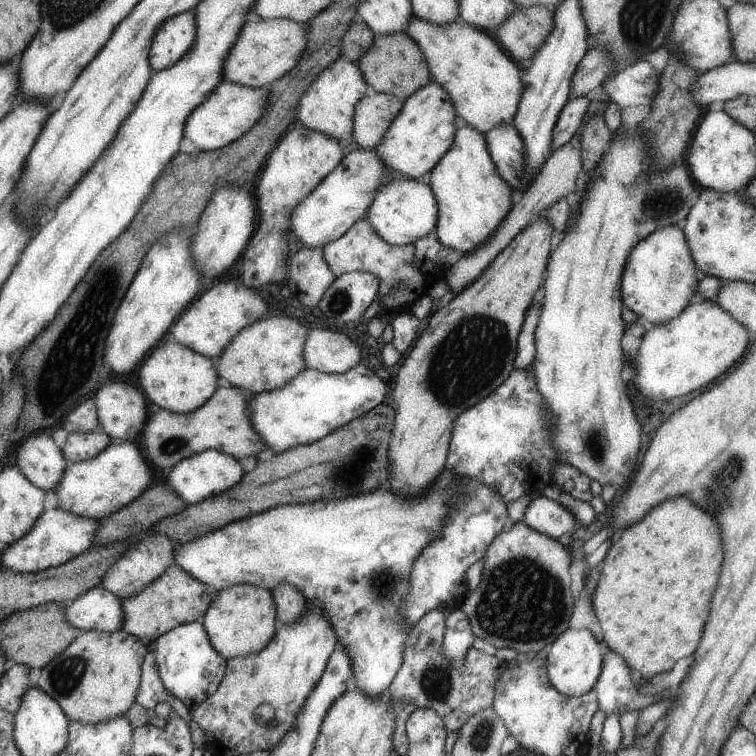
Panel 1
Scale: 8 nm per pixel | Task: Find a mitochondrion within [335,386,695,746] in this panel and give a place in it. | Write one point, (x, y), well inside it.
(522, 602)

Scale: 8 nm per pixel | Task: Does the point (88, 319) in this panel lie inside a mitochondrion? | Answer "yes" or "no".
yes

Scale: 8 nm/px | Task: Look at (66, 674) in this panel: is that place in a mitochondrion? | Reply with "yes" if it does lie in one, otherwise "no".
yes

